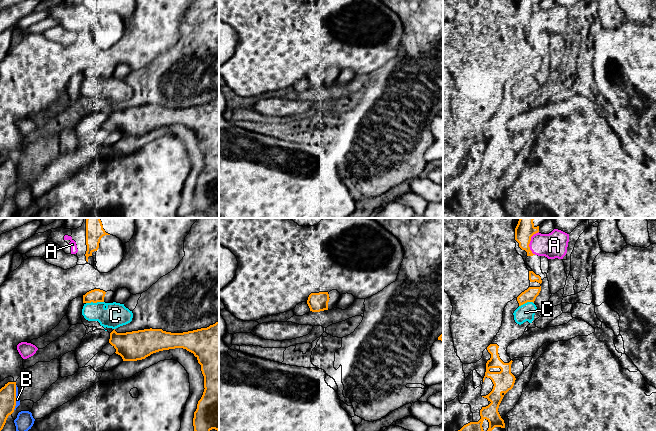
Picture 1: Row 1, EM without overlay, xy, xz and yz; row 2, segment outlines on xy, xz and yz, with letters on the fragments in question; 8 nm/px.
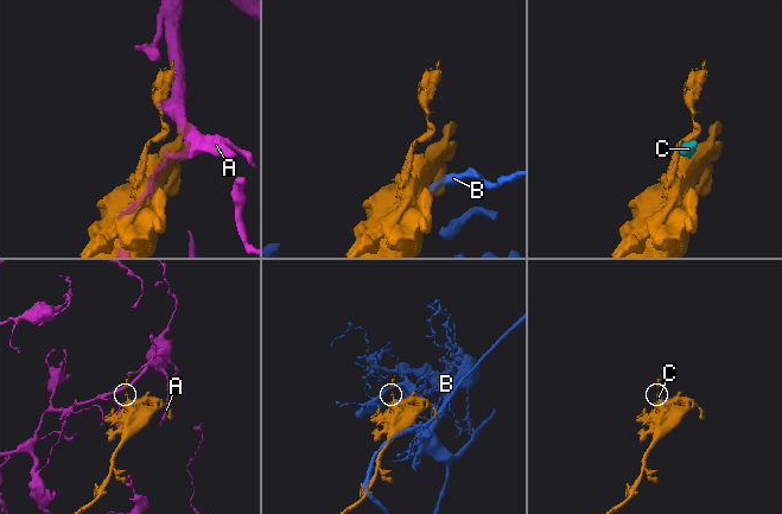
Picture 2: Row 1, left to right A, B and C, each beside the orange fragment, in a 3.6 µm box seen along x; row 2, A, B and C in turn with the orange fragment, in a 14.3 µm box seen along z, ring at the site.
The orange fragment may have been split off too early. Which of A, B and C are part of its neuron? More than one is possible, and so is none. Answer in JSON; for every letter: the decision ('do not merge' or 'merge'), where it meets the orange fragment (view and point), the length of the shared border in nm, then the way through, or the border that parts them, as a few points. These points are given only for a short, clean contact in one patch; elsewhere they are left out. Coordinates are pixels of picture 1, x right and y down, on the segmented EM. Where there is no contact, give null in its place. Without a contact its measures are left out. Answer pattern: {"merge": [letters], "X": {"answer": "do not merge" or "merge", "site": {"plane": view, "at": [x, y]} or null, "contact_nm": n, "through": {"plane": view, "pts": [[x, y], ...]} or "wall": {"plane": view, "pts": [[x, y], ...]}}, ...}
{"merge": ["C"], "A": {"answer": "do not merge", "site": {"plane": "yz", "at": [529, 242]}, "contact_nm": 200}, "B": {"answer": "do not merge", "site": {"plane": "xy", "at": [15, 397]}, "contact_nm": 200}, "C": {"answer": "merge", "site": {"plane": "xy", "at": [94, 302]}, "contact_nm": 140}}

